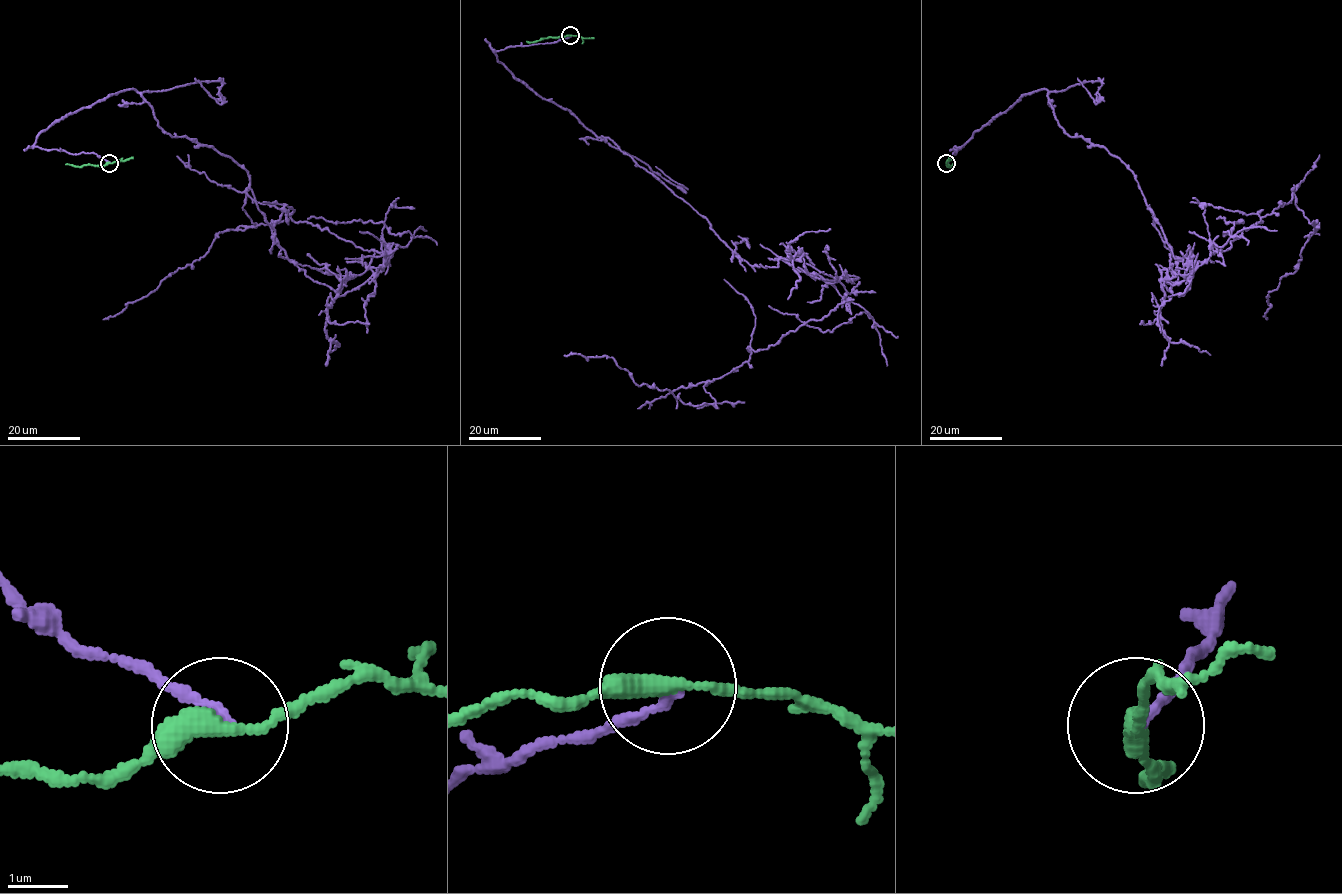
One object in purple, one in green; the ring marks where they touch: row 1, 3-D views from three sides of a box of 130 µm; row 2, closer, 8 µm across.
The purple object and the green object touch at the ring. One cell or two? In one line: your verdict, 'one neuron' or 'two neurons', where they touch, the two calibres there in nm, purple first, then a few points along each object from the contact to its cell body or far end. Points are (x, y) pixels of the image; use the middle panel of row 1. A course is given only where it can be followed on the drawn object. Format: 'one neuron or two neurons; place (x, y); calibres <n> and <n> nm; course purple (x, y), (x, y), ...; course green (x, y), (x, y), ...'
two neurons; place (570, 35); calibres 150 and 300 nm; course purple (570, 36), (495, 54), (749, 264), (802, 254), (846, 295), (707, 383), (713, 404), (564, 355); course green (570, 35), (526, 41)

